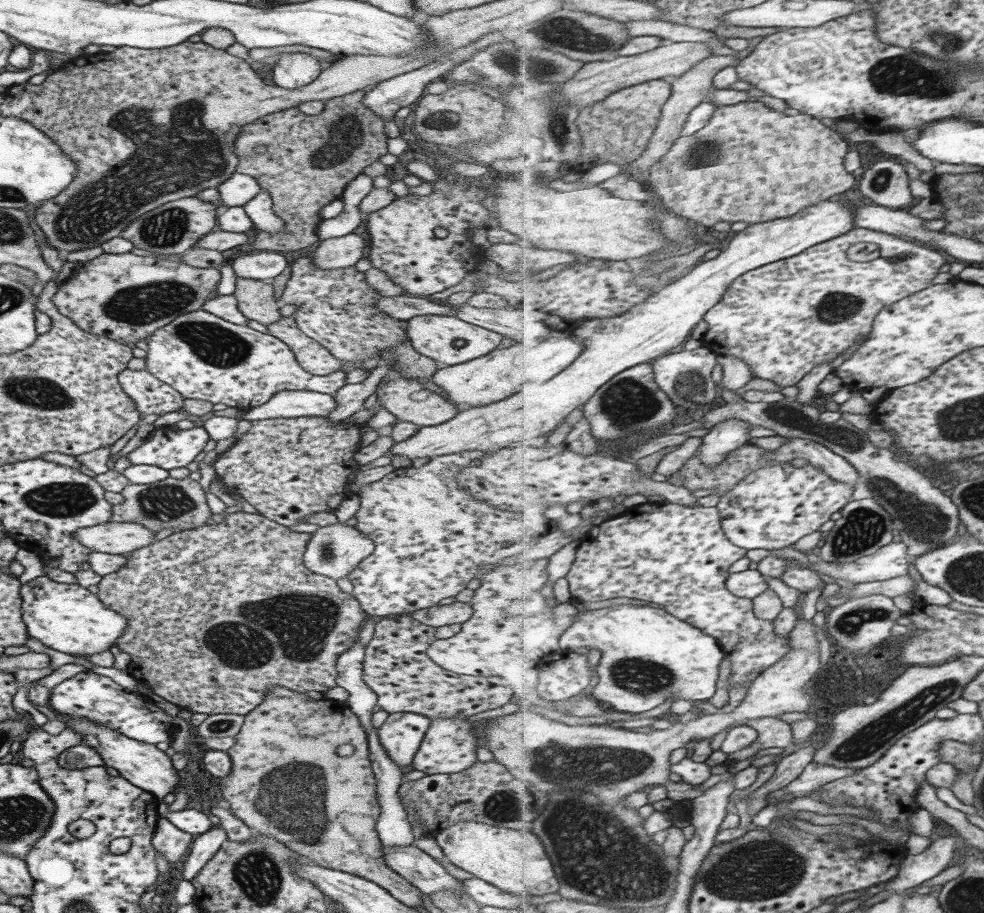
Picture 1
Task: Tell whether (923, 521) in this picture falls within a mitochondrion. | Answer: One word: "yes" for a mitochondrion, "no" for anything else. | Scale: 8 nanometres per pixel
yes

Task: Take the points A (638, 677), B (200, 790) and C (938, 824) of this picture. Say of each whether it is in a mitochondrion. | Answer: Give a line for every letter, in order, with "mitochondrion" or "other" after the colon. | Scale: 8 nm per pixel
A: mitochondrion
B: other
C: other

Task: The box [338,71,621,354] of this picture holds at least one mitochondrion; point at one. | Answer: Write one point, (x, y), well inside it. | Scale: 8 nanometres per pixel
(438, 120)

